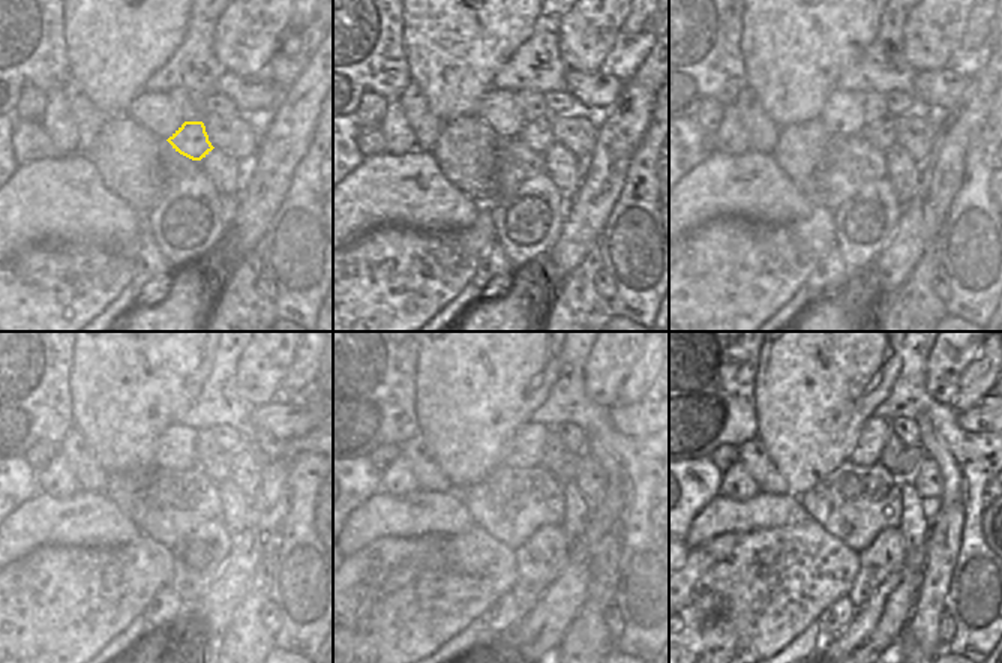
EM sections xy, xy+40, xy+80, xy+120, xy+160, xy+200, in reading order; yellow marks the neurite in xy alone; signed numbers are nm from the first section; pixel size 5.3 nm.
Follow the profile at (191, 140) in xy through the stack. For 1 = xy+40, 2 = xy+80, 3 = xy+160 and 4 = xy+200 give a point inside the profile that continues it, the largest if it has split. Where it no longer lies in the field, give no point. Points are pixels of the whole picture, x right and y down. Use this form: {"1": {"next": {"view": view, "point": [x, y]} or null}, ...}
{"1": {"next": {"view": "xy+40", "point": [536, 135]}}, "2": {"next": {"view": "xy+80", "point": [881, 134]}}, "3": {"next": {"view": "xy+160", "point": [564, 470]}}, "4": {"next": {"view": "xy+200", "point": [909, 461]}}}

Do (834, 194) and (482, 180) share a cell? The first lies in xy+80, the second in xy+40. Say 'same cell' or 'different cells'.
different cells

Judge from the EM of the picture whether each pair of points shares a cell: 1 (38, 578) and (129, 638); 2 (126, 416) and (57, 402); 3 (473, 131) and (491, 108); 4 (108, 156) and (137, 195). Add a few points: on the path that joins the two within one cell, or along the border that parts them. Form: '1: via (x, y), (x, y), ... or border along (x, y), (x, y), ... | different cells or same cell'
1: border along (138, 615), (102, 647) | different cells
2: border along (69, 369), (69, 410), (74, 426) | different cells
3: border along (476, 114), (498, 137) | different cells
4: via (117, 165), (137, 186) | same cell

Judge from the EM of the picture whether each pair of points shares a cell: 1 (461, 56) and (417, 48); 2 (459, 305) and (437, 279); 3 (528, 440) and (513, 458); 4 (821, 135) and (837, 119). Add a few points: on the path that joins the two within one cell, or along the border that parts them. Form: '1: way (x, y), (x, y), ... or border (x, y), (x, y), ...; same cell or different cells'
1: way (450, 48), (428, 48); same cell
2: border (467, 284), (434, 315); different cells
3: way (527, 444), (518, 453); same cell
4: border (819, 119), (831, 134); different cells

